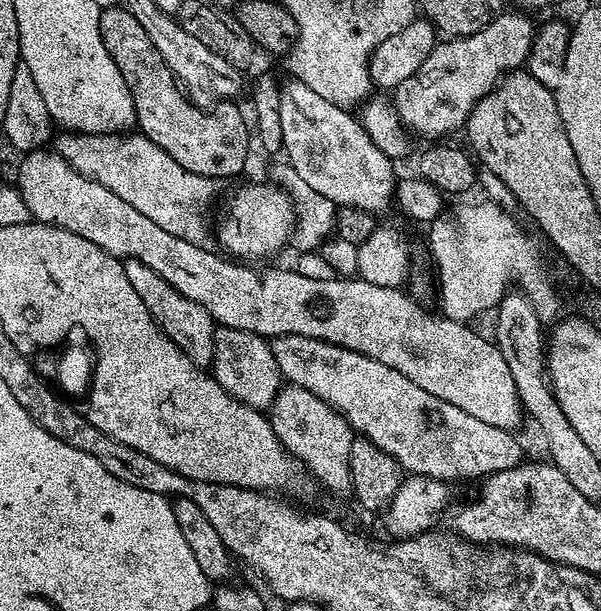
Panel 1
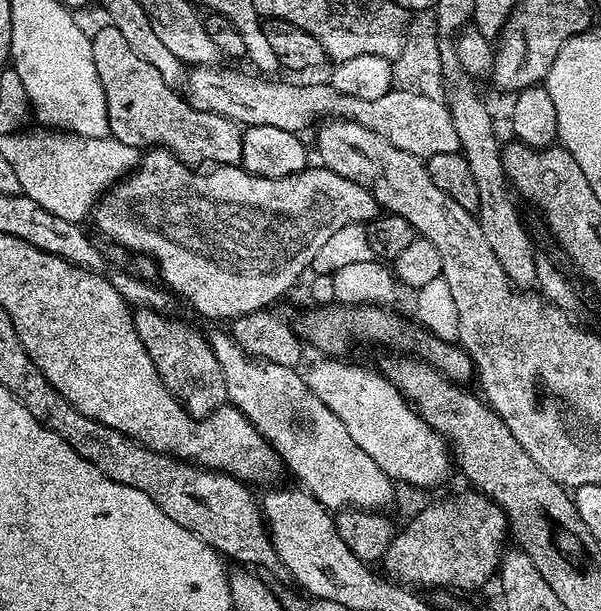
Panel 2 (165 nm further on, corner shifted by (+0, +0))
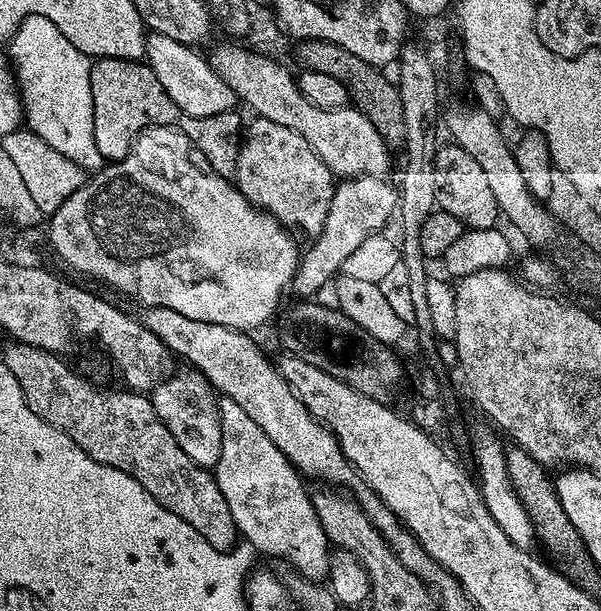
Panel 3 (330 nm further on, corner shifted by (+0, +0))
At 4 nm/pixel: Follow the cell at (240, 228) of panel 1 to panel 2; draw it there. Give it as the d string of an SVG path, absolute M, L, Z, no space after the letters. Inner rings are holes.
M149 148L141 155L139 164L128 173L124 179L113 184L94 205L90 220L96 223L100 232L105 232L112 240L117 240L124 248L133 248L136 252L145 252L156 259L160 267L160 276L169 284L167 287L173 293L177 292L194 311L208 320L225 320L231 322L251 312L265 311L275 302L279 296L284 296L300 280L303 272L307 273L311 266L314 254L318 254L332 234L342 230L342 226L351 224L366 225L369 221L381 215L380 203L362 186L356 182L350 182L348 178L342 178L340 174L334 174L334 170L323 166L309 166L295 176L283 176L282 178L262 178L246 171L243 166L216 166L211 170L197 170L195 167L183 164L167 148Z

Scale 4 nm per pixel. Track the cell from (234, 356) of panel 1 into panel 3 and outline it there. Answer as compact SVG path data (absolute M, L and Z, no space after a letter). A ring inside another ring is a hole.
M350 176L341 179L333 187L326 222L311 241L312 246L303 251L300 265L292 275L290 288L291 291L297 292L297 297L315 297L320 286L337 278L346 258L350 257L366 238L379 233L391 216L393 219L398 208L398 188L395 183L387 184L388 182L382 176Z

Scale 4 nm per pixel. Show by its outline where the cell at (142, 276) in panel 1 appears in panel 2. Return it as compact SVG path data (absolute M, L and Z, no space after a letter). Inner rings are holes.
M136 308L134 312L134 326L138 330L138 338L142 338L142 346L150 354L162 382L176 395L177 400L194 417L208 416L216 409L223 406L228 399L226 382L222 378L222 370L218 366L218 360L214 358L214 352L208 345L207 335L196 328L191 328L188 324L183 324L180 320L171 320L164 316L163 311L155 308Z

